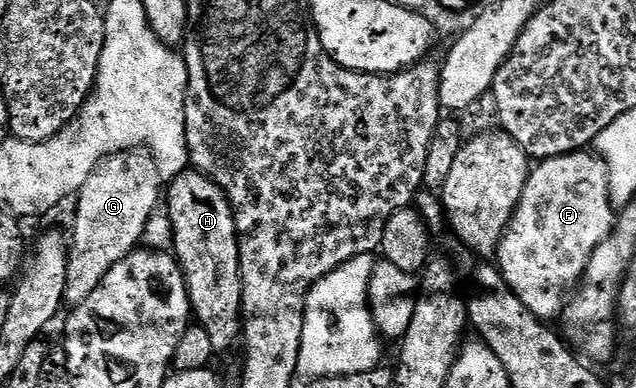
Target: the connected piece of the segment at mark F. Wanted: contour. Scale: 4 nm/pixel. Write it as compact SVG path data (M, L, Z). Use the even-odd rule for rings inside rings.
M589 153L560 155L538 162L530 170L529 183L495 256L505 282L542 321L553 321L562 314L565 291L572 292L580 284L593 251L613 233L615 208L609 199L608 168L596 154L585 154Z

